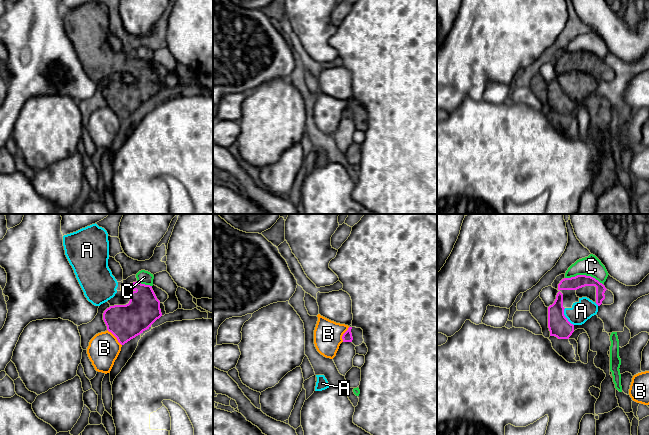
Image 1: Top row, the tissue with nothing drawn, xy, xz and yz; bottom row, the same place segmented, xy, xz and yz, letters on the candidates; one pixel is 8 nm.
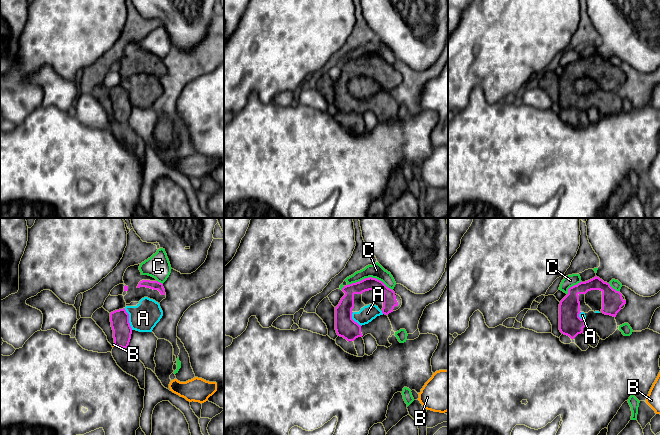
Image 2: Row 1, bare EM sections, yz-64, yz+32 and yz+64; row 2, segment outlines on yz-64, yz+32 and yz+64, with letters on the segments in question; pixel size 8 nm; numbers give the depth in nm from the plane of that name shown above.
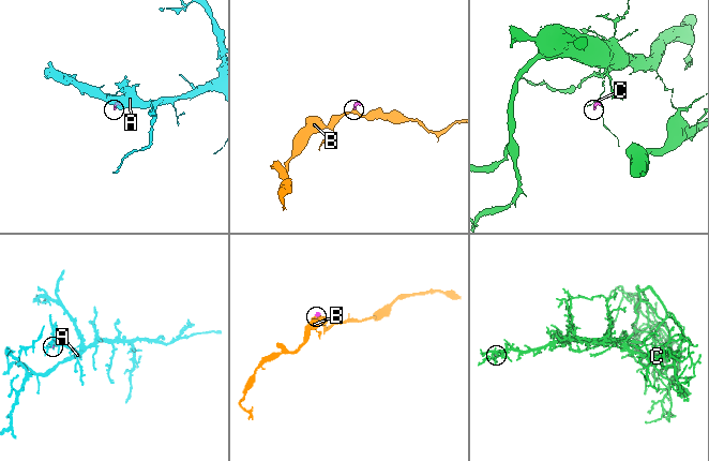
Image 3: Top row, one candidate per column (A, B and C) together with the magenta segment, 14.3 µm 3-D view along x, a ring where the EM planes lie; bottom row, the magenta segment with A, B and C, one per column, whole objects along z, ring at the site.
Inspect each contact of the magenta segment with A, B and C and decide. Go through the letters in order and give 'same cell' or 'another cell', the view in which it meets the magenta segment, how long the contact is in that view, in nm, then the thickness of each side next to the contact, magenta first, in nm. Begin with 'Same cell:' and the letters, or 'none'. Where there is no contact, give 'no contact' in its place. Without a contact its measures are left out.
Same cell: none
A: another cell | yz | 160 nm | 170/170 nm
B: another cell | xy | 180 nm | 280/260 nm
C: another cell | yz | 300 nm | 110/160 nm

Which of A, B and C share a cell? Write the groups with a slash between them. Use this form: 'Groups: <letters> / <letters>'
Groups: A / B / C

